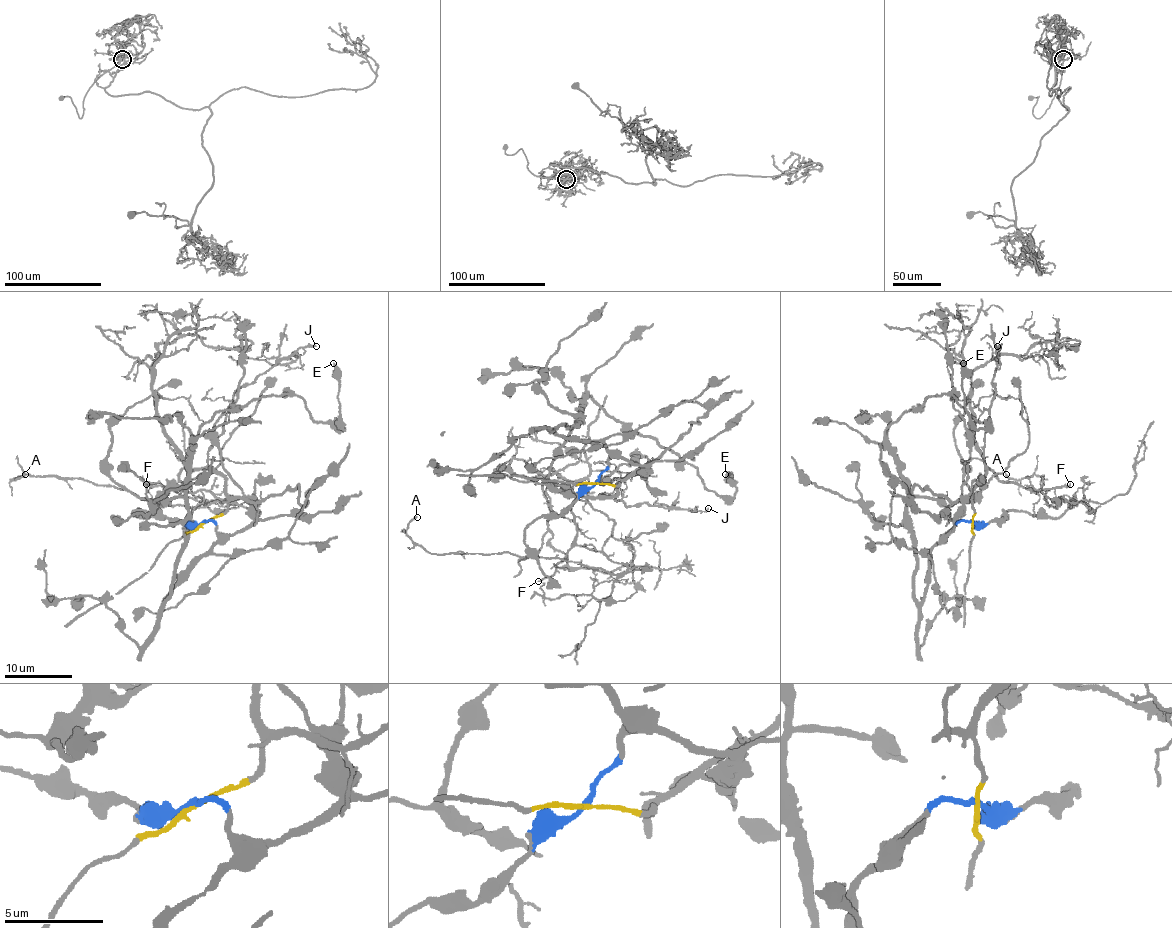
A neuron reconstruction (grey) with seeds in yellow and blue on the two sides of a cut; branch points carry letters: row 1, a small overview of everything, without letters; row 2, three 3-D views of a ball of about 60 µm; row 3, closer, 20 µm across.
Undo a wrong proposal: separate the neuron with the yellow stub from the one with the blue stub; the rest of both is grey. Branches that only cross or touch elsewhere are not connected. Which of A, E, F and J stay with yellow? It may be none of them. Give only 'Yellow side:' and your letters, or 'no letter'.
Yellow side: A, F, J

